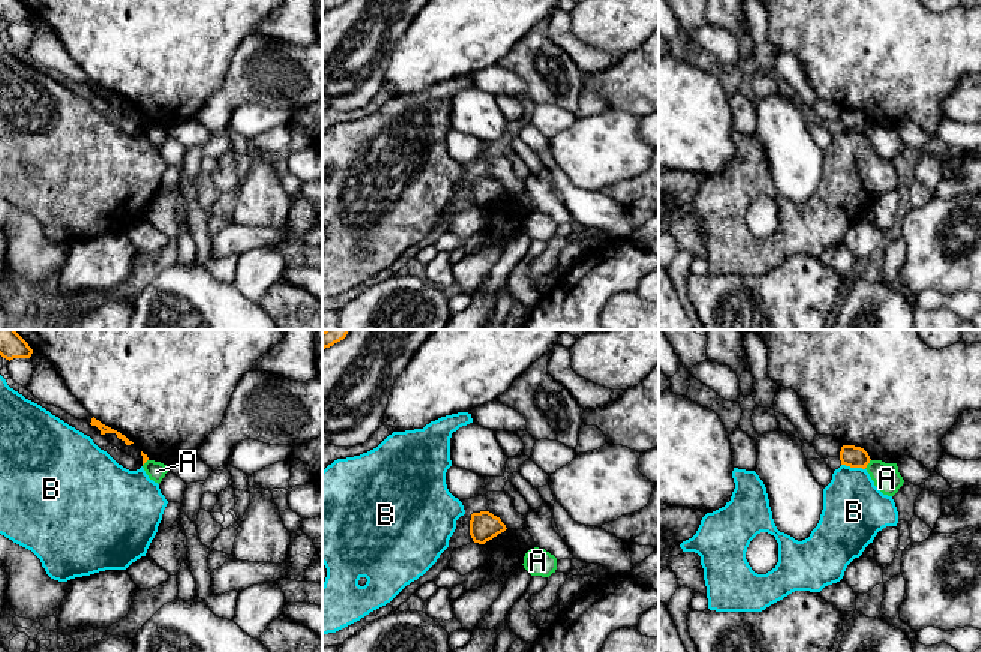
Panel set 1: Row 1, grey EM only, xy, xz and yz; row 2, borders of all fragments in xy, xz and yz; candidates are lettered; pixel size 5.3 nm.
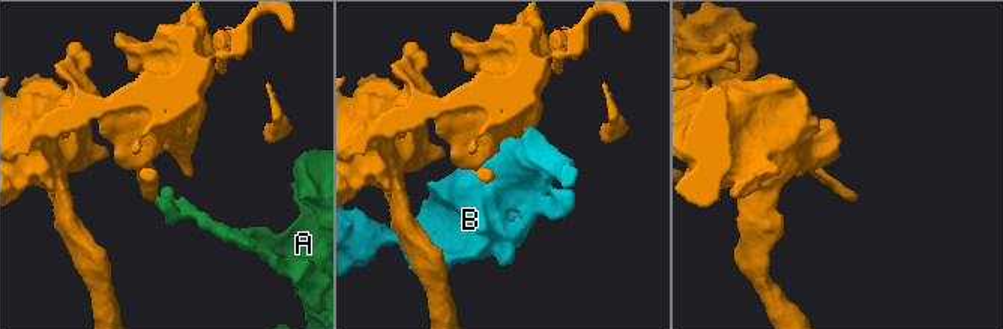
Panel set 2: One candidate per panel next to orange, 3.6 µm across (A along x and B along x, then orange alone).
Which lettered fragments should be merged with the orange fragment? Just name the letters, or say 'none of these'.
none of these

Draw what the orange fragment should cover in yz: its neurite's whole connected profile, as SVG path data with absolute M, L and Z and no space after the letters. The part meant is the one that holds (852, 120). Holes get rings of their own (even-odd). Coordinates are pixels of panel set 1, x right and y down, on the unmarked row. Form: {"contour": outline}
{"contour": "M843 109L840 115L840 124L842 129L866 133L872 123L868 117L861 111Z"}

